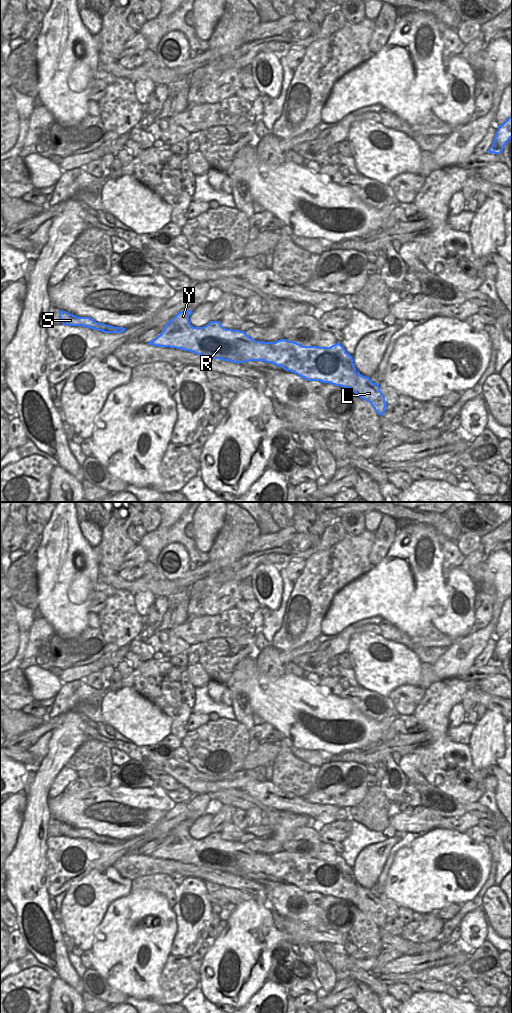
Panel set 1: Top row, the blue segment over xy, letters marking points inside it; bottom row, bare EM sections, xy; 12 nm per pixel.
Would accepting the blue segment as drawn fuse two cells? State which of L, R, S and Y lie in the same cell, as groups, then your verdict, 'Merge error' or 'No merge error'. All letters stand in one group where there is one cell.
Groups: L R S / Y. Merge error

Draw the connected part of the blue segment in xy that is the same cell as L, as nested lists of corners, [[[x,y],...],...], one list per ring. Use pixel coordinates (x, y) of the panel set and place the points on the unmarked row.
[[[173,829],[164,838],[164,842],[149,857],[170,859],[190,863],[203,870],[220,871],[233,875],[248,873],[264,873],[282,879],[286,883],[297,886],[307,893],[320,893],[352,902],[358,909],[369,914],[377,926],[384,926],[387,918],[379,896],[373,895],[369,889],[361,887],[353,876],[353,870],[340,855],[330,859],[302,858],[297,854],[280,851],[276,854],[256,853],[244,843],[226,841],[220,833],[210,833],[203,839],[191,839],[182,842]]]

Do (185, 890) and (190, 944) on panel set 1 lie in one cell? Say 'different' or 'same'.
same

